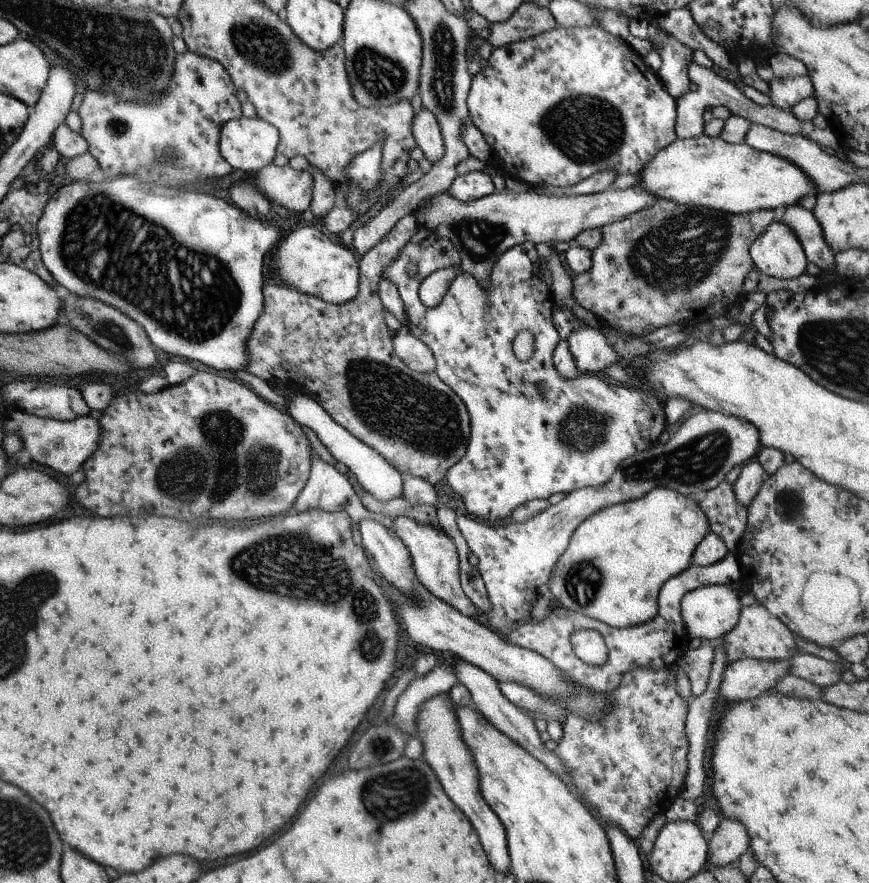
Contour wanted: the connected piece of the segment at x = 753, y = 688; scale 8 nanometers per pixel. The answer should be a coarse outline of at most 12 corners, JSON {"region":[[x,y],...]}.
{"region":[[791,659],[725,663],[724,704],[773,690]]}

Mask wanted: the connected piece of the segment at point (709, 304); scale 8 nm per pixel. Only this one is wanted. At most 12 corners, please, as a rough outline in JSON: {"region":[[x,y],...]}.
{"region":[[659,198],[603,225],[572,297],[642,337],[727,316],[778,212]]}

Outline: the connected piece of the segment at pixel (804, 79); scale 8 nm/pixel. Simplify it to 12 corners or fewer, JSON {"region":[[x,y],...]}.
{"region":[[807,76],[767,83],[772,104],[790,110],[799,100],[813,96]]}

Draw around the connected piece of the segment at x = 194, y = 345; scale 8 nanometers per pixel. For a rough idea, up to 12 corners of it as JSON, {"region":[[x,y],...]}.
{"region":[[133,175],[34,251],[167,354],[246,371],[278,229]]}

